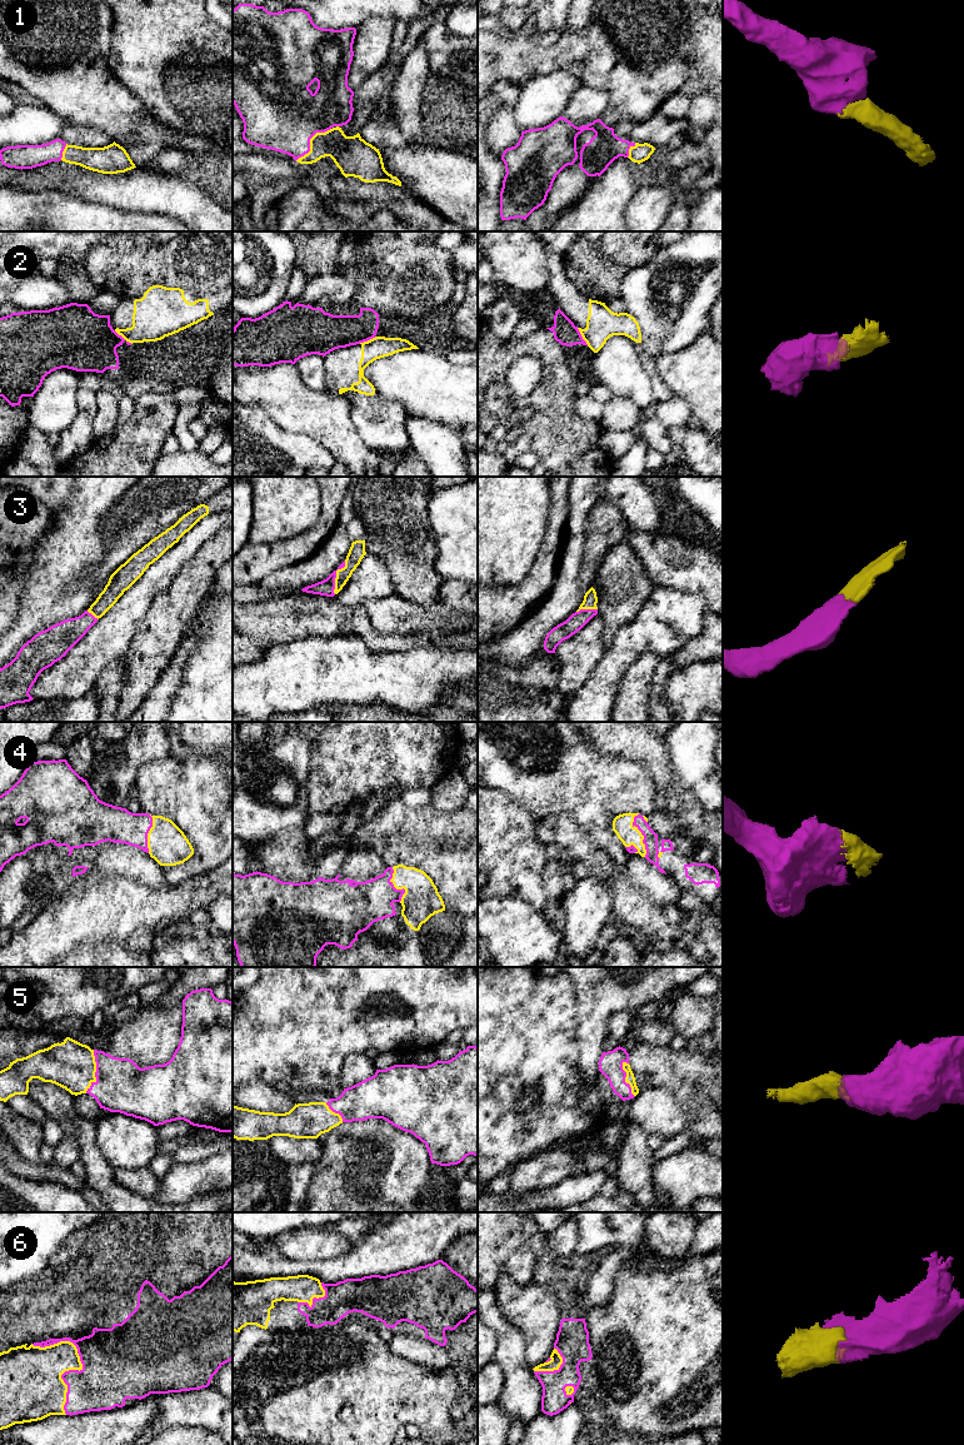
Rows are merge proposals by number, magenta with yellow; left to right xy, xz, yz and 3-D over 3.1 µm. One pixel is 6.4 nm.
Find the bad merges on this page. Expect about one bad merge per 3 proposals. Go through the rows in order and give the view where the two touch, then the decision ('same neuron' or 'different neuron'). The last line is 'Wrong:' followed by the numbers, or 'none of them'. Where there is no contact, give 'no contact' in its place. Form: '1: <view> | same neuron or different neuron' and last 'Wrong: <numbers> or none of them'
1: xz | same neuron
2: yz | different neuron
3: xz | same neuron
4: yz | same neuron
5: xy | same neuron
6: xy | same neuron
Wrong: 2

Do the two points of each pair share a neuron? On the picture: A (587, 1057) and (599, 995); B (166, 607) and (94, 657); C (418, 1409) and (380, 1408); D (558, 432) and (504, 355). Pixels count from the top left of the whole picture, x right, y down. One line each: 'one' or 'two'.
A: one
B: two
C: one
D: one

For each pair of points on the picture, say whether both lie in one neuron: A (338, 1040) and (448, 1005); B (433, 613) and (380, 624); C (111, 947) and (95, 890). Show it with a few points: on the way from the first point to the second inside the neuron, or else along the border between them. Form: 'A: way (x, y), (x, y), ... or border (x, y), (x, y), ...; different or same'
A: way (365, 1027), (415, 1027), (420, 1022); same
B: way (420, 617), (393, 617); same
C: border (118, 942), (104, 941), (101, 943); different

